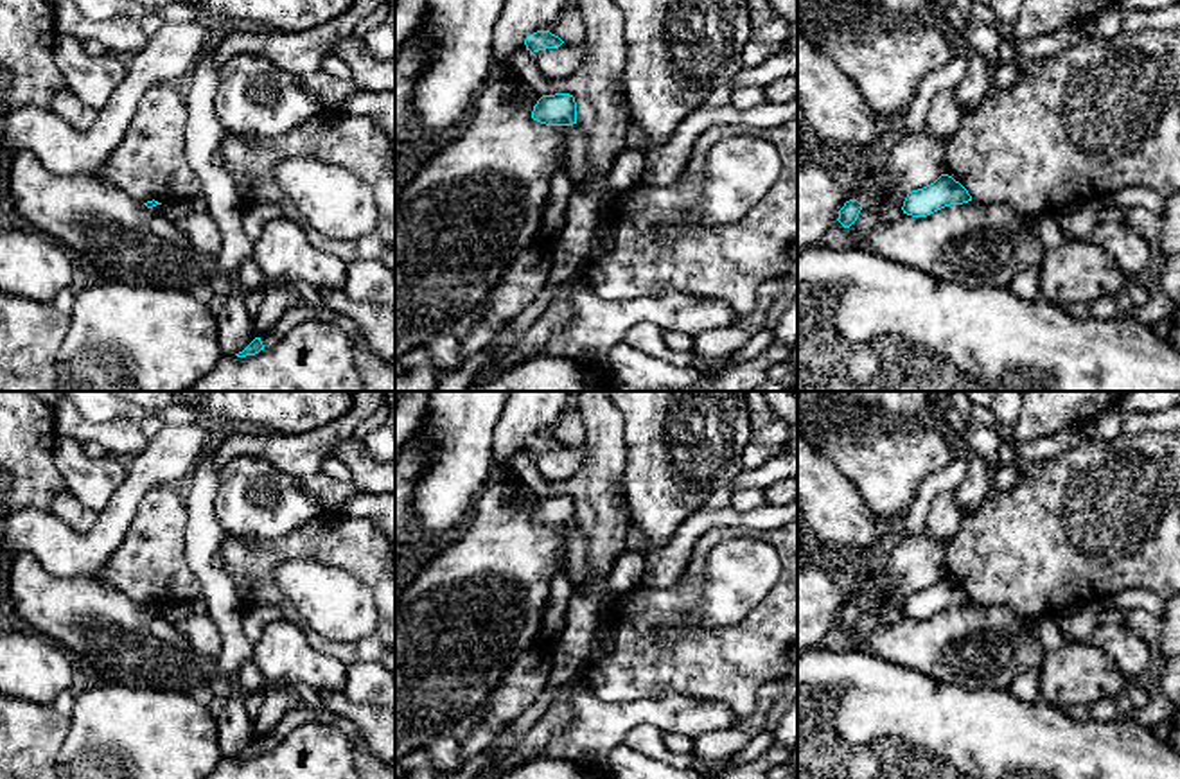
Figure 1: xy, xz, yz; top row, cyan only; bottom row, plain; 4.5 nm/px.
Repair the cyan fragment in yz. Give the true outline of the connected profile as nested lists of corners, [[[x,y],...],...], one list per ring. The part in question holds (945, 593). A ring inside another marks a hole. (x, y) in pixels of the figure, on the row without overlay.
[[[941,576],[934,585],[912,592],[903,603],[903,616],[912,619],[927,619],[945,608],[972,603],[968,592],[948,576]]]

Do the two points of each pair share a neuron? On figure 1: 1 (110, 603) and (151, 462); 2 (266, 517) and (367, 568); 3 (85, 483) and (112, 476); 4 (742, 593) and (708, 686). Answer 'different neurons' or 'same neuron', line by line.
1: different neurons
2: different neurons
3: same neuron
4: different neurons

